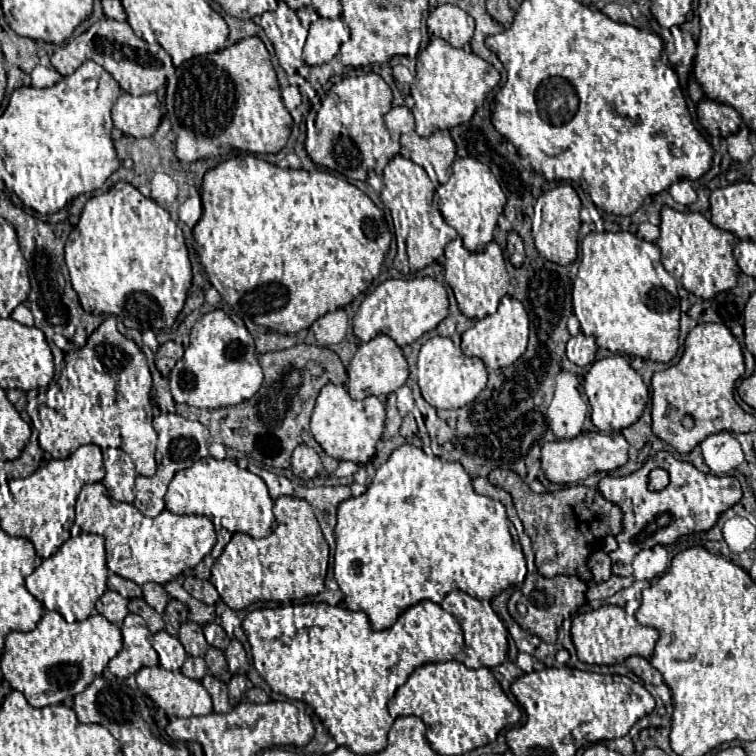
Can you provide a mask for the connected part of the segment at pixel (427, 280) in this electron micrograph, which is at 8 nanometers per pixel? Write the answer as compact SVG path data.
M432 277L388 279L370 293L354 315L354 335L366 343L384 333L396 341L398 347L412 345L418 337L432 331L448 315L448 295L442 283Z

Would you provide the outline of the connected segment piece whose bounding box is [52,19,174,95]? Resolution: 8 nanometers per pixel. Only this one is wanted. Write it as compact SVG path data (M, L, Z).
M102 19L94 23L86 33L58 47L52 55L52 65L60 75L72 75L86 59L92 59L98 65L102 65L118 81L118 85L130 95L156 93L160 87L166 85L168 71L174 67L170 55L158 43L154 45L146 43L144 39L134 35L128 23L120 23L114 19Z

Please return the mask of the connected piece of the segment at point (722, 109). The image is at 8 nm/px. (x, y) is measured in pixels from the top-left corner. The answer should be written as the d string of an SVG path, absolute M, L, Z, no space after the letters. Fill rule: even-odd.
M702 97L698 103L698 123L715 137L726 137L740 129L740 115L724 103Z

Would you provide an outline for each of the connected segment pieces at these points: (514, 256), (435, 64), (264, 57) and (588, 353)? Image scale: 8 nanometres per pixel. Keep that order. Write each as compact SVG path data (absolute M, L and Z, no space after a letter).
M508 231L508 259L514 267L520 267L522 261L524 261L524 245L522 245L522 239L516 231Z
M432 39L430 45L418 55L416 77L410 86L410 95L414 100L411 111L417 134L428 137L436 130L450 130L470 121L474 111L484 103L486 95L498 85L498 81L500 73L482 57L456 49L444 39Z
M248 37L222 51L188 59L176 67L176 77L178 87L174 99L170 99L174 105L168 119L172 123L172 131L176 133L176 157L180 161L190 163L198 159L220 157L228 149L242 149L260 155L278 153L286 145L292 129L292 117L282 105L280 85L270 63L270 53L258 37Z
M578 333L576 337L570 337L568 341L568 359L580 367L586 367L594 363L596 355L596 343L594 337L586 337L584 333Z

